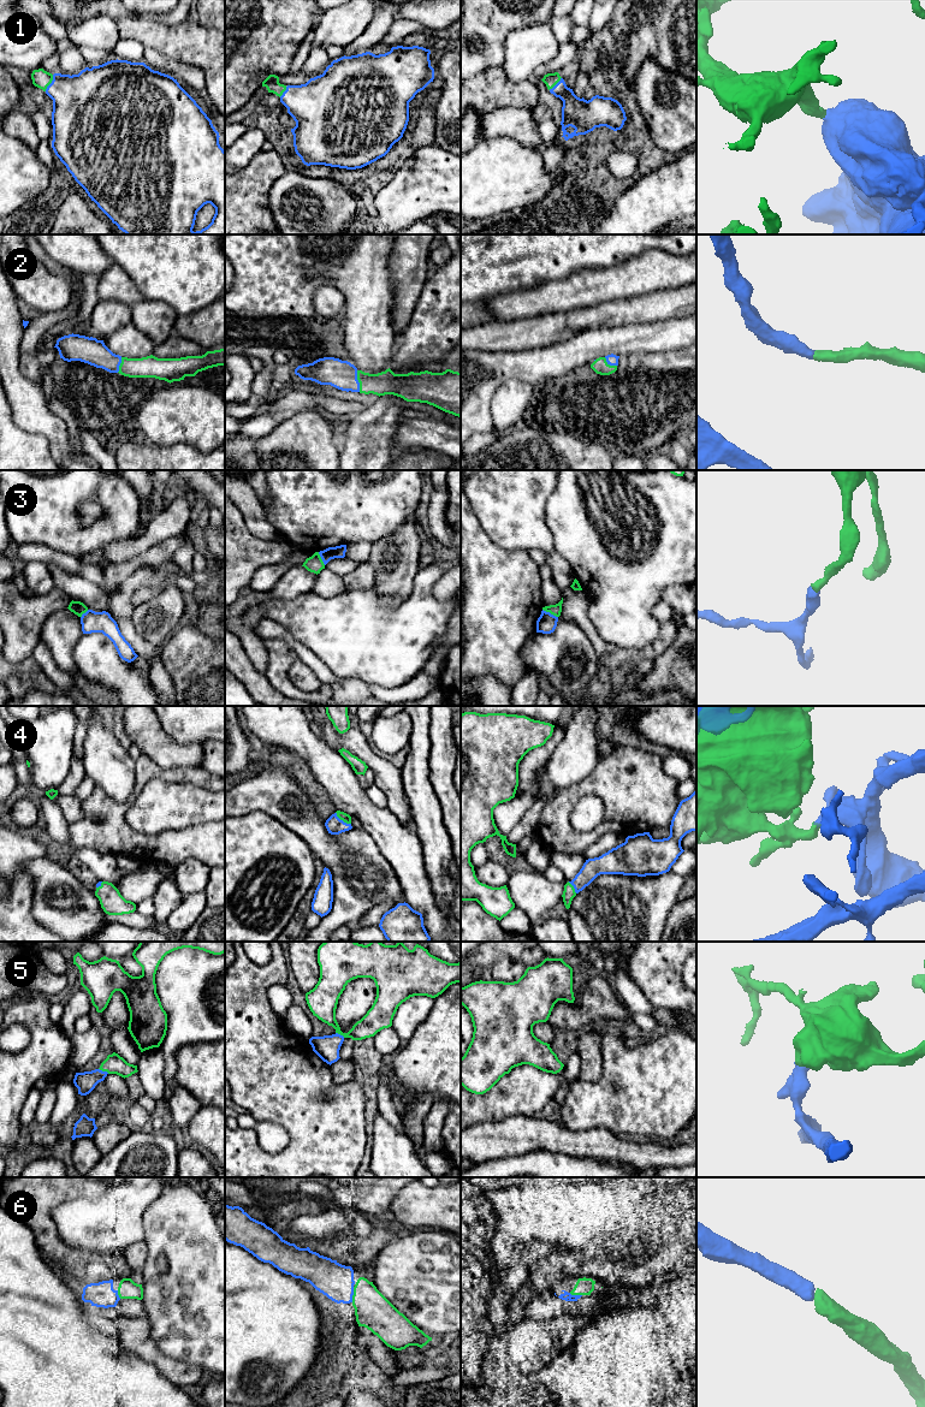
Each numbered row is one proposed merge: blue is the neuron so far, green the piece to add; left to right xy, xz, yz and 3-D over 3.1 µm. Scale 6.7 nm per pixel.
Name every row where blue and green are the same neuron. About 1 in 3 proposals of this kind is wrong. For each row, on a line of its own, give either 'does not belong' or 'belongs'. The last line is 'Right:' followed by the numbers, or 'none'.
1: belongs
2: belongs
3: does not belong
4: belongs
5: belongs
6: belongs
Right: 1, 2, 4, 5, 6

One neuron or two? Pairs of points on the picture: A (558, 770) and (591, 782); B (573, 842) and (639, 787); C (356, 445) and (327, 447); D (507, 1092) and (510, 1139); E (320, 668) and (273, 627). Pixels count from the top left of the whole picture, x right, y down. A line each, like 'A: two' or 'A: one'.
A: two
B: one
C: two
D: two
E: one

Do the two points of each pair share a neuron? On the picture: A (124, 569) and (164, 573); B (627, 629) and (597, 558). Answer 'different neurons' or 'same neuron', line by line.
A: same neuron
B: same neuron

